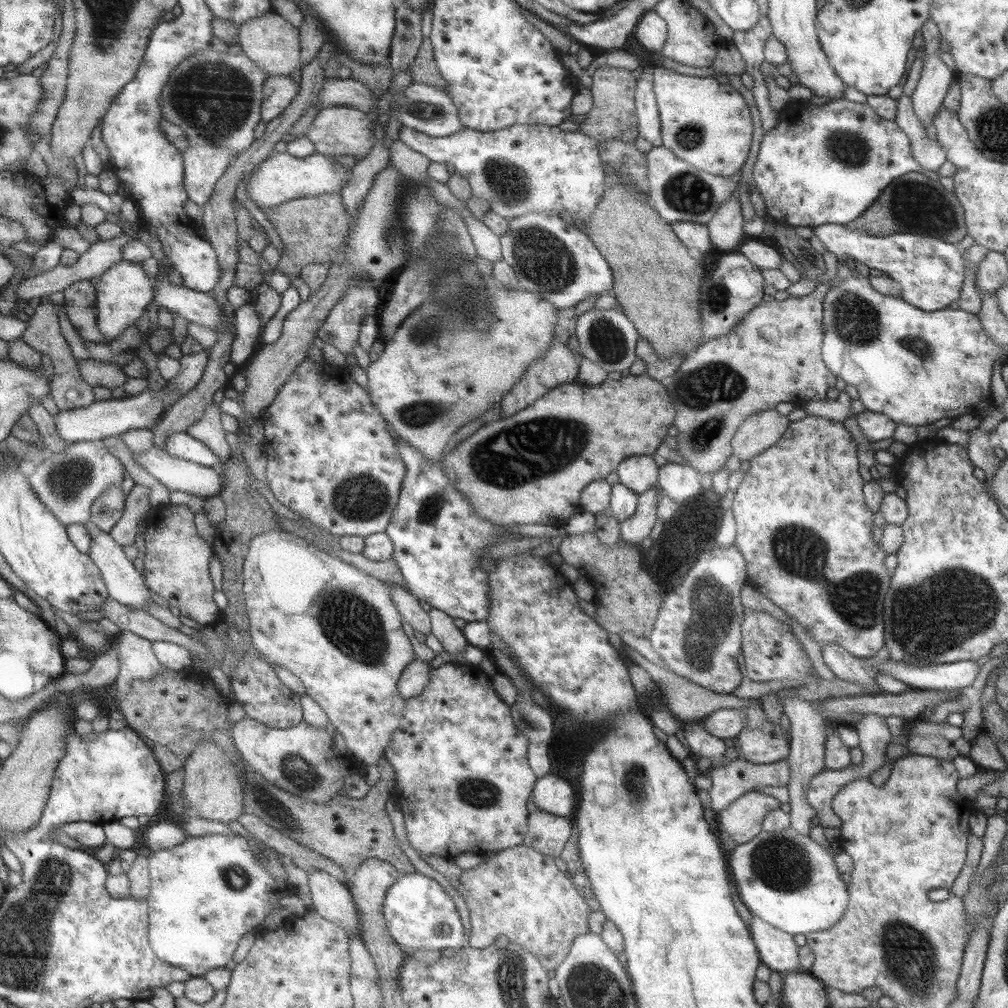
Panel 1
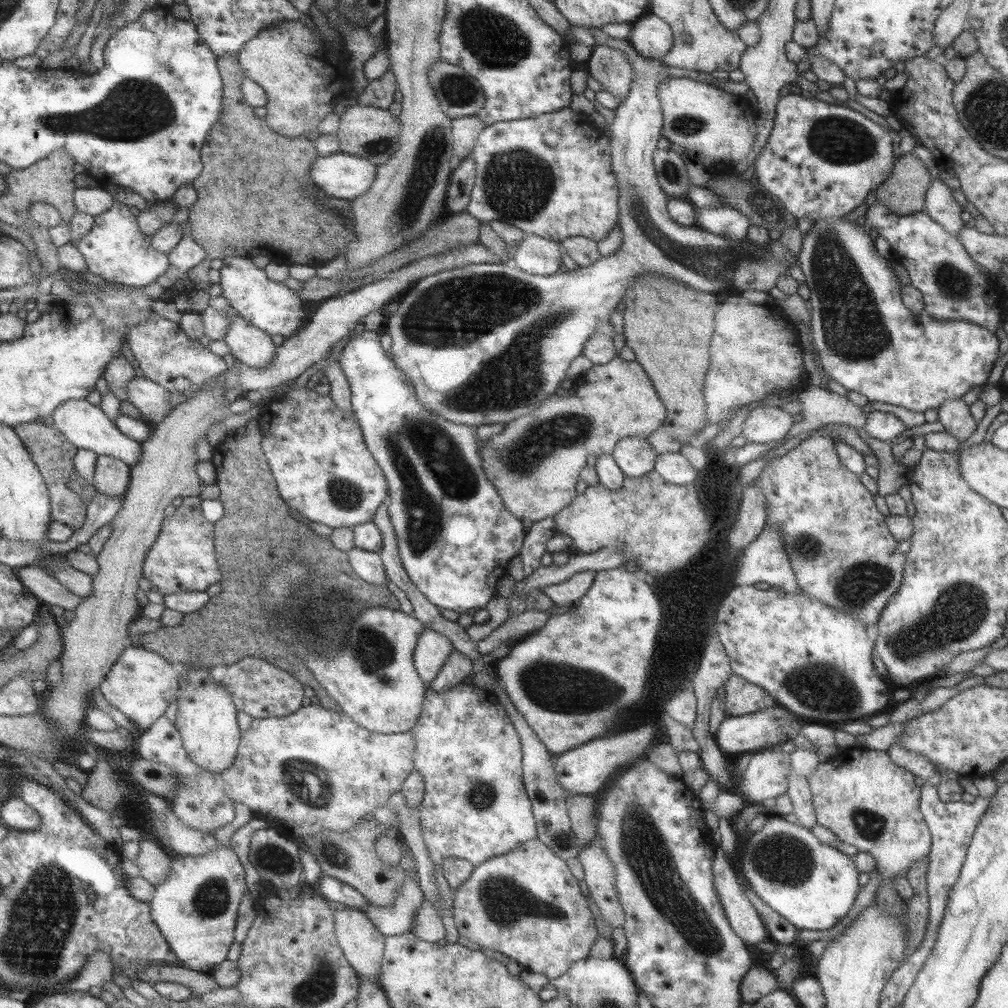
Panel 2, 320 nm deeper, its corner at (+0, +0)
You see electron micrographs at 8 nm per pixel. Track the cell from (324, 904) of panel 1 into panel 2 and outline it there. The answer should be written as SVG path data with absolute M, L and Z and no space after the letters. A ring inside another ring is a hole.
M342 906L339 910L334 910L334 924L337 944L351 968L356 972L358 979L380 986L380 968L384 951L383 934L359 909L354 907Z

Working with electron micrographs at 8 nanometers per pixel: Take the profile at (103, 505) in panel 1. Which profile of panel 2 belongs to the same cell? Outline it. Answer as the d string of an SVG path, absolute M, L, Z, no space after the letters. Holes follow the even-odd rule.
M98 455L94 466L93 488L109 496L122 496L130 479L130 467L122 460Z

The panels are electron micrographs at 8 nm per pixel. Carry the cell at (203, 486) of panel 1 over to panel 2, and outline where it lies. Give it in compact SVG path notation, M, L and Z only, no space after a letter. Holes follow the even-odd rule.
M67 400L57 406L51 414L56 429L76 449L83 448L98 455L107 455L122 460L127 466L134 465L140 457L140 443L121 434L120 430L101 412L100 408L87 402L87 400Z

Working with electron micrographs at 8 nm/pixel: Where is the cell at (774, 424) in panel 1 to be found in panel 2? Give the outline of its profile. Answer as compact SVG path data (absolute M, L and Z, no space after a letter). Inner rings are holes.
M756 407L747 412L741 436L746 442L768 443L784 438L794 417L779 407Z

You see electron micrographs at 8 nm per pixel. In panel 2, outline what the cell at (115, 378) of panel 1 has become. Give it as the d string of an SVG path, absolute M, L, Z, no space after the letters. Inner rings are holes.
M133 377L126 386L127 401L133 405L140 413L141 418L151 424L156 424L172 410L169 406L171 393L159 386L156 382L143 377Z

